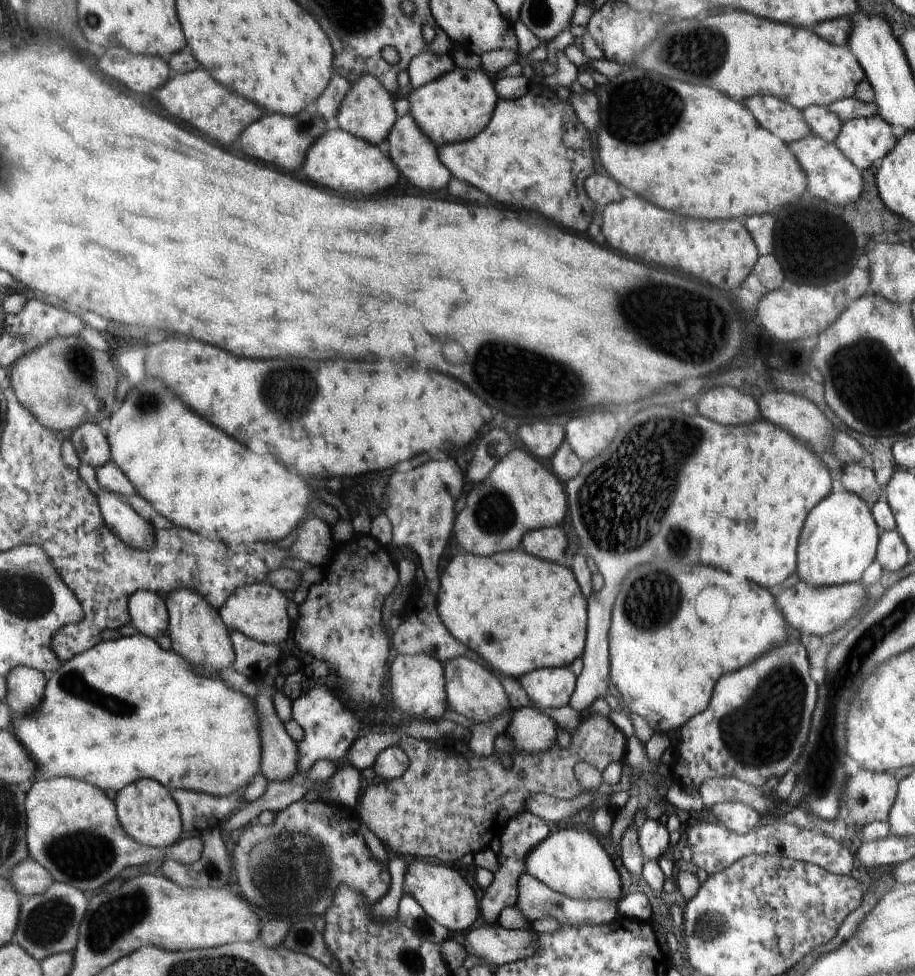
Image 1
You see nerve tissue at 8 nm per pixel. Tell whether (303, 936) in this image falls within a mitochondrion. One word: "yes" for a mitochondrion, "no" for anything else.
yes

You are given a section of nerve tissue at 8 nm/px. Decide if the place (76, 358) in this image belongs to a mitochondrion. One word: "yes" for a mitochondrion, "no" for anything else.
yes

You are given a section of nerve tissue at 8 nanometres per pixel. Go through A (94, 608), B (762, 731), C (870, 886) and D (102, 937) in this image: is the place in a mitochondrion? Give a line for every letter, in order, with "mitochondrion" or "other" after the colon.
A: other
B: mitochondrion
C: other
D: mitochondrion

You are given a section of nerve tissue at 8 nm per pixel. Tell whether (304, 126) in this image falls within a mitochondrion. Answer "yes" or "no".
yes

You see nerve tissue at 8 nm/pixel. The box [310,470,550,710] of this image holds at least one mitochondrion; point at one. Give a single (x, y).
(494, 513)

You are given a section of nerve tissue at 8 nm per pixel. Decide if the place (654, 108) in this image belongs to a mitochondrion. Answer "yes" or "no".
yes

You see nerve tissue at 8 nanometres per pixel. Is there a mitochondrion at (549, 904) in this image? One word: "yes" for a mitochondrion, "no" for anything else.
yes

